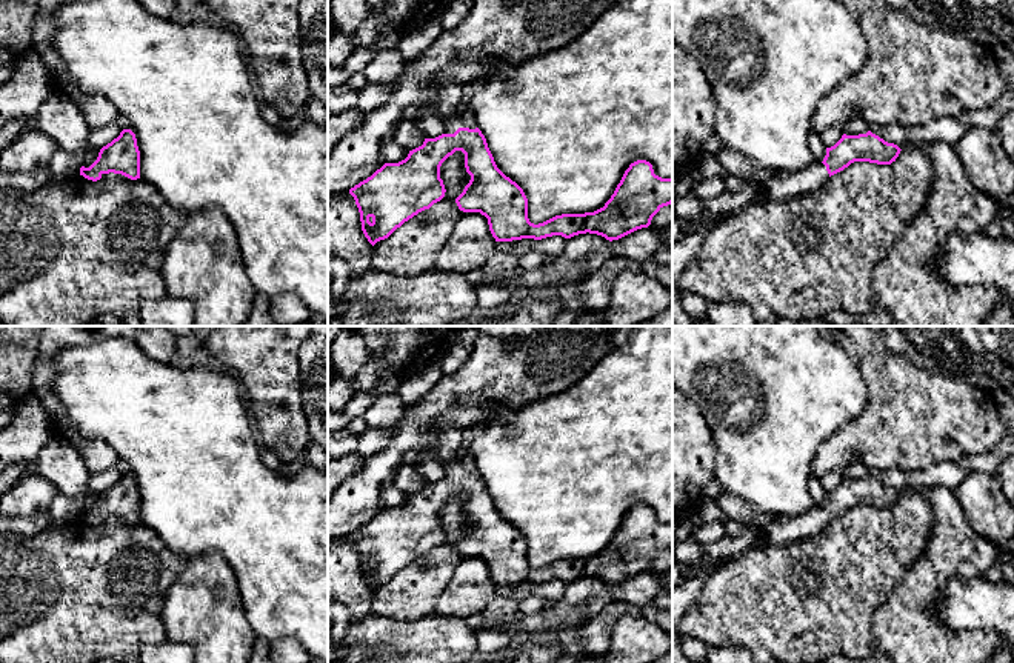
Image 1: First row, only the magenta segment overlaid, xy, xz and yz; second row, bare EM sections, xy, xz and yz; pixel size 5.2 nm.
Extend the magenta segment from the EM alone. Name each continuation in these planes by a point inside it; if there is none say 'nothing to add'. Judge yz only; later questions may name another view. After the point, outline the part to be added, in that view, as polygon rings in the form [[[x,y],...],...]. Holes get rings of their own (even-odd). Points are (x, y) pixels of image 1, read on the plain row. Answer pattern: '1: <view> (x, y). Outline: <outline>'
1: yz (783, 529). Outline: [[[812,506],[796,517],[777,517],[765,528],[760,528],[763,535],[759,540],[759,546],[788,545],[799,538],[820,534],[828,523],[826,511],[819,506]]]

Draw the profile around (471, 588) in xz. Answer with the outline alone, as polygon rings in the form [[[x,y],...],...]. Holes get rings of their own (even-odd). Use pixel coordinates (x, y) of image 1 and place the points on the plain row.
[[[463,557],[435,600],[434,614],[460,618],[482,614],[494,595],[495,583],[489,575],[488,563],[480,557]]]

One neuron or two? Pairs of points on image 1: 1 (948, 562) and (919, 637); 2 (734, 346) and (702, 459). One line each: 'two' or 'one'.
1: one
2: two

